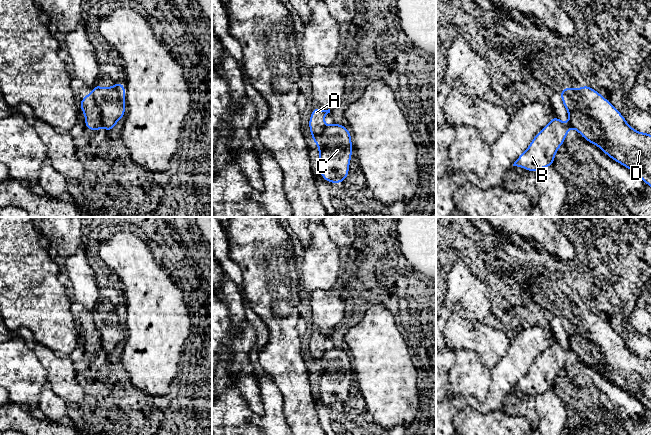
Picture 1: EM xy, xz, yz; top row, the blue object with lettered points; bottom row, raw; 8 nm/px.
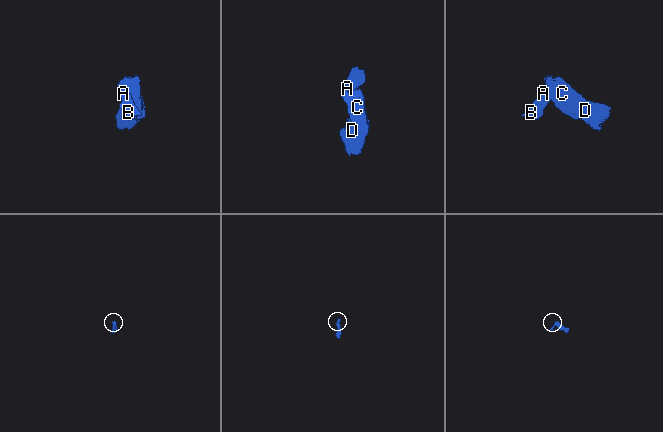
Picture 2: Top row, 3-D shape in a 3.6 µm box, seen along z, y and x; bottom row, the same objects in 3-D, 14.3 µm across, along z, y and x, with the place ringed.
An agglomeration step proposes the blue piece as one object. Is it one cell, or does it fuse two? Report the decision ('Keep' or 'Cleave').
Cleave

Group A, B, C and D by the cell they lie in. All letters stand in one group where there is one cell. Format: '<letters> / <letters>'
A B / C D

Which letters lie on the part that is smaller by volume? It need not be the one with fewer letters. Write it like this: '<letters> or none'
A, B

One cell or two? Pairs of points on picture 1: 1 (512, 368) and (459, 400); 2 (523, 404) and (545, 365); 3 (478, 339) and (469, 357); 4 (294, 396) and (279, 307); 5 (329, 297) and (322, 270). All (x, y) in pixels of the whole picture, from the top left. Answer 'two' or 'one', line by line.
1: one
2: one
3: two
4: one
5: two

